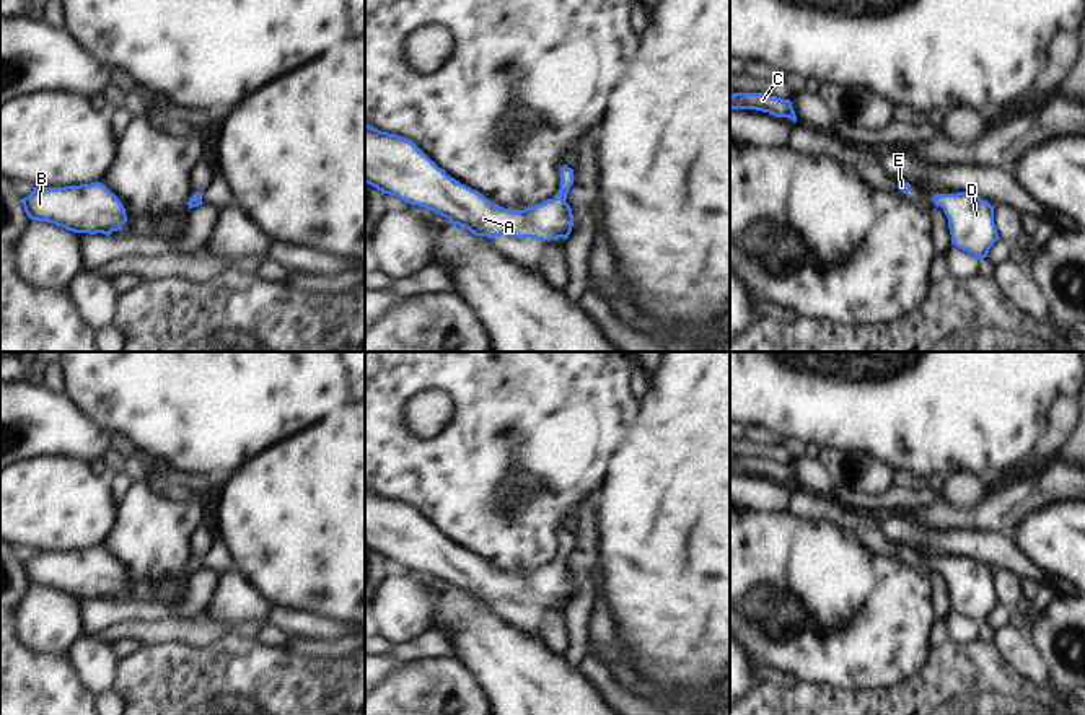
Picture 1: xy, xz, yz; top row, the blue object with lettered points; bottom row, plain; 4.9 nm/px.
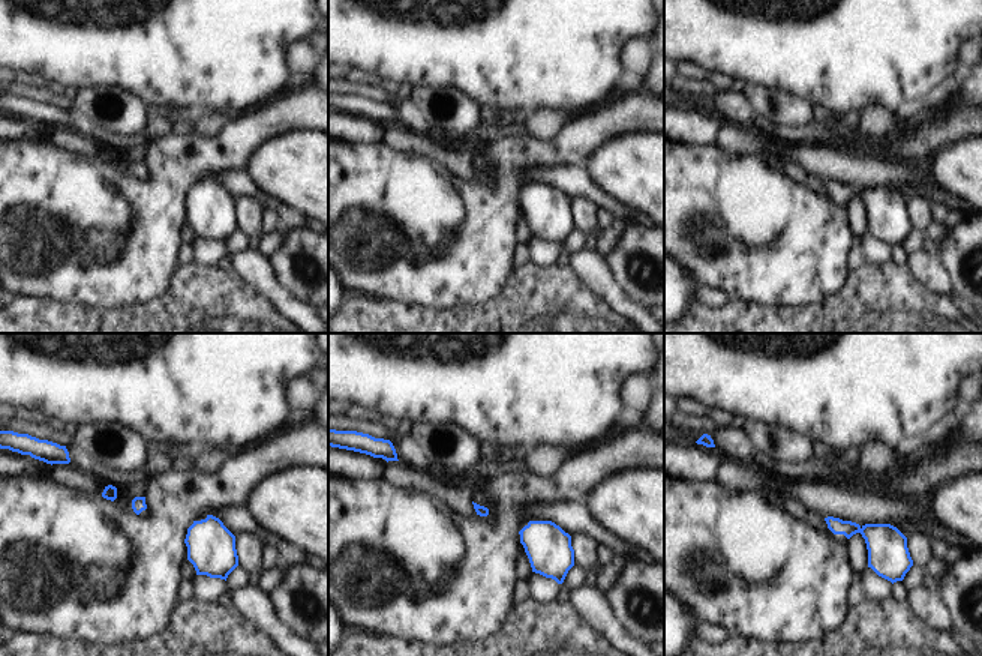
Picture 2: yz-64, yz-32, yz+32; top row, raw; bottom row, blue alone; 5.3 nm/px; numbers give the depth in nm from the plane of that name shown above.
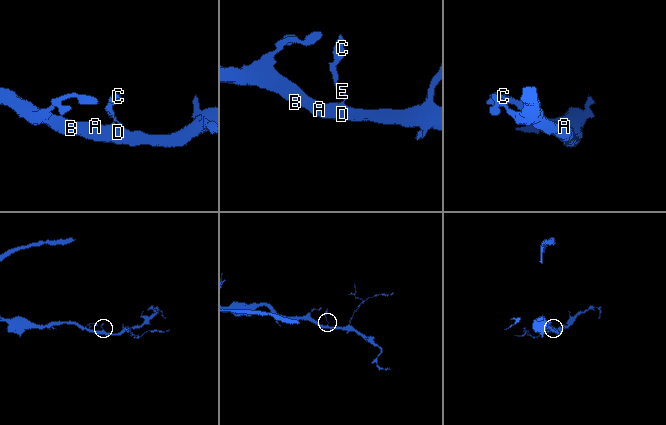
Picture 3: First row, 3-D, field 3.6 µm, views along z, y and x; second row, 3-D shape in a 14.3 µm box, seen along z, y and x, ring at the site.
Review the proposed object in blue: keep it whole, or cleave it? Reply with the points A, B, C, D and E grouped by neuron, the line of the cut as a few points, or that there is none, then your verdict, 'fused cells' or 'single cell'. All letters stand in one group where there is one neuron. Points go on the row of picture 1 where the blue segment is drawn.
groups A B C D E; cut none; single cell

